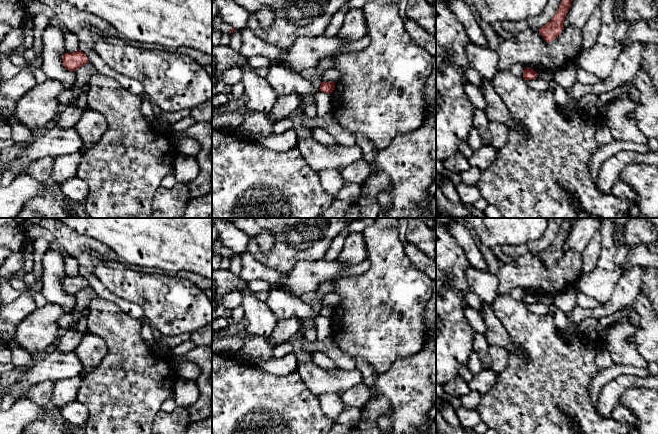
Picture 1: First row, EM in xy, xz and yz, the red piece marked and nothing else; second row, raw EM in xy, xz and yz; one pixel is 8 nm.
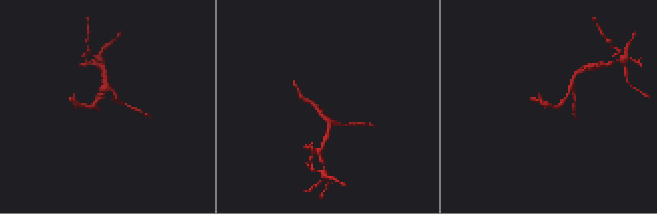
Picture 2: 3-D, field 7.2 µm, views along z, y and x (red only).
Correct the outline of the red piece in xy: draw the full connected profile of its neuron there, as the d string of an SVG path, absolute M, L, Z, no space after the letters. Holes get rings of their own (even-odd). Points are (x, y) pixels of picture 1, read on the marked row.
M78 50L73 53L65 53L62 57L63 66L71 71L76 71L79 67L89 62L85 53Z

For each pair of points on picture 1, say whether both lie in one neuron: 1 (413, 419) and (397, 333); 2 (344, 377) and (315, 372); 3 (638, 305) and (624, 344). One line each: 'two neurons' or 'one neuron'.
1: two neurons
2: one neuron
3: two neurons

